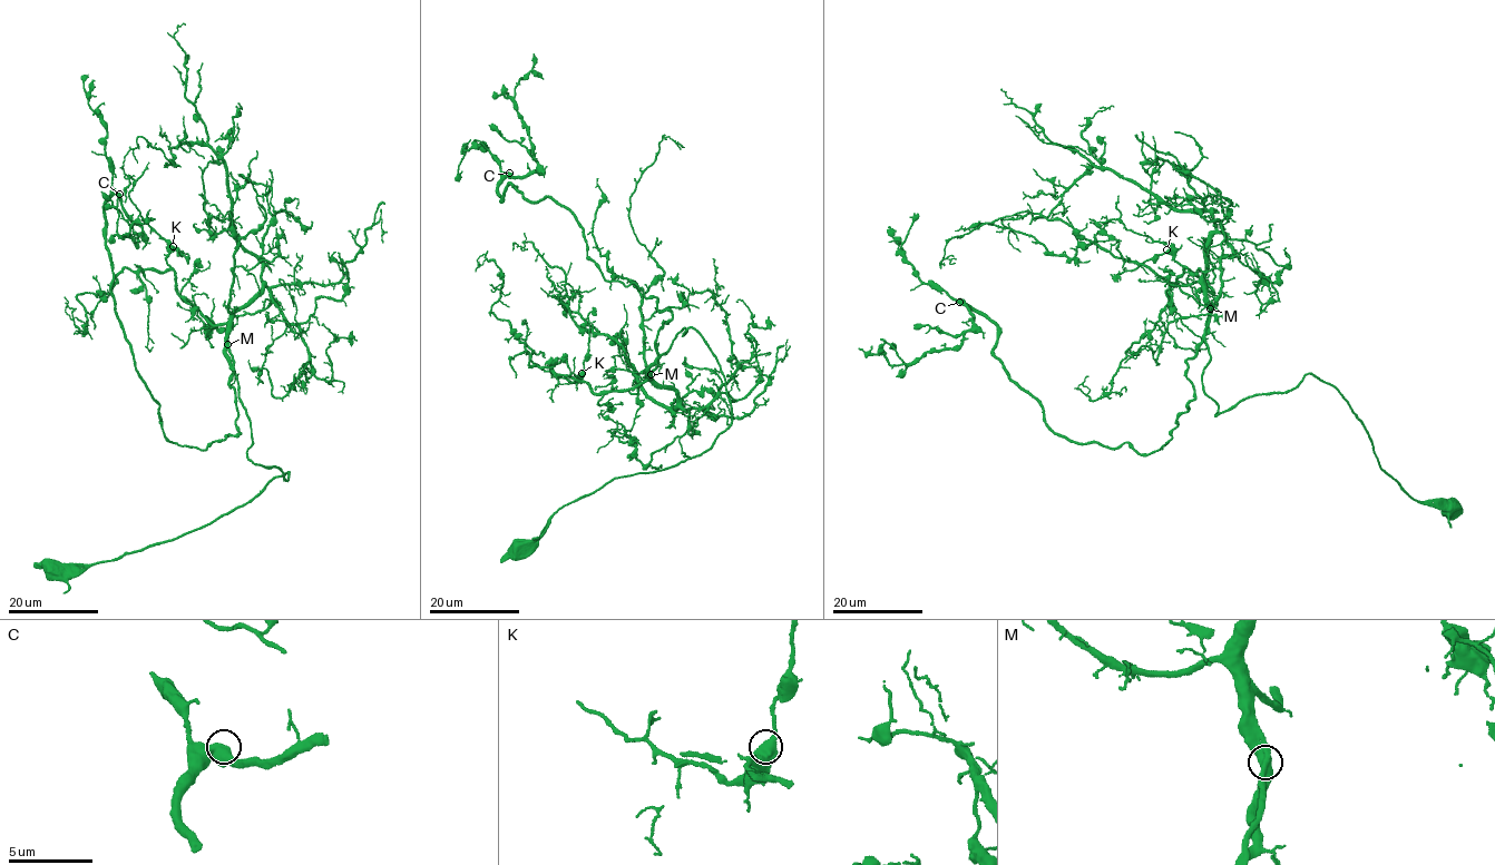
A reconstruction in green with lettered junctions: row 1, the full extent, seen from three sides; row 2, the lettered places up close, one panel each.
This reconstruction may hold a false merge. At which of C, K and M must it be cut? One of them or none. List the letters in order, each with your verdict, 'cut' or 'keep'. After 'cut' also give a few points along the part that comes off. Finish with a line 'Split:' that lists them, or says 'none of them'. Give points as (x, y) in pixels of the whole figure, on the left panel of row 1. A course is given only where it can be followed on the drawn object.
C: keep
K: keep
M: keep
Split: none of them

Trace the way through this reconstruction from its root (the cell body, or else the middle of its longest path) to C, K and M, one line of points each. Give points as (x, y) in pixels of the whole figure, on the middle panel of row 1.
C: (521, 549), (732, 409), (700, 334), (660, 354), (670, 311), (604, 278), (567, 207), (501, 199), (509, 173)
K: (521, 549), (565, 505), (697, 455), (731, 423), (721, 365), (692, 327), (633, 387), (598, 394), (582, 373)
M: (521, 549), (565, 505), (616, 478), (697, 455), (730, 425), (721, 365), (692, 327), (681, 330), (651, 375)

